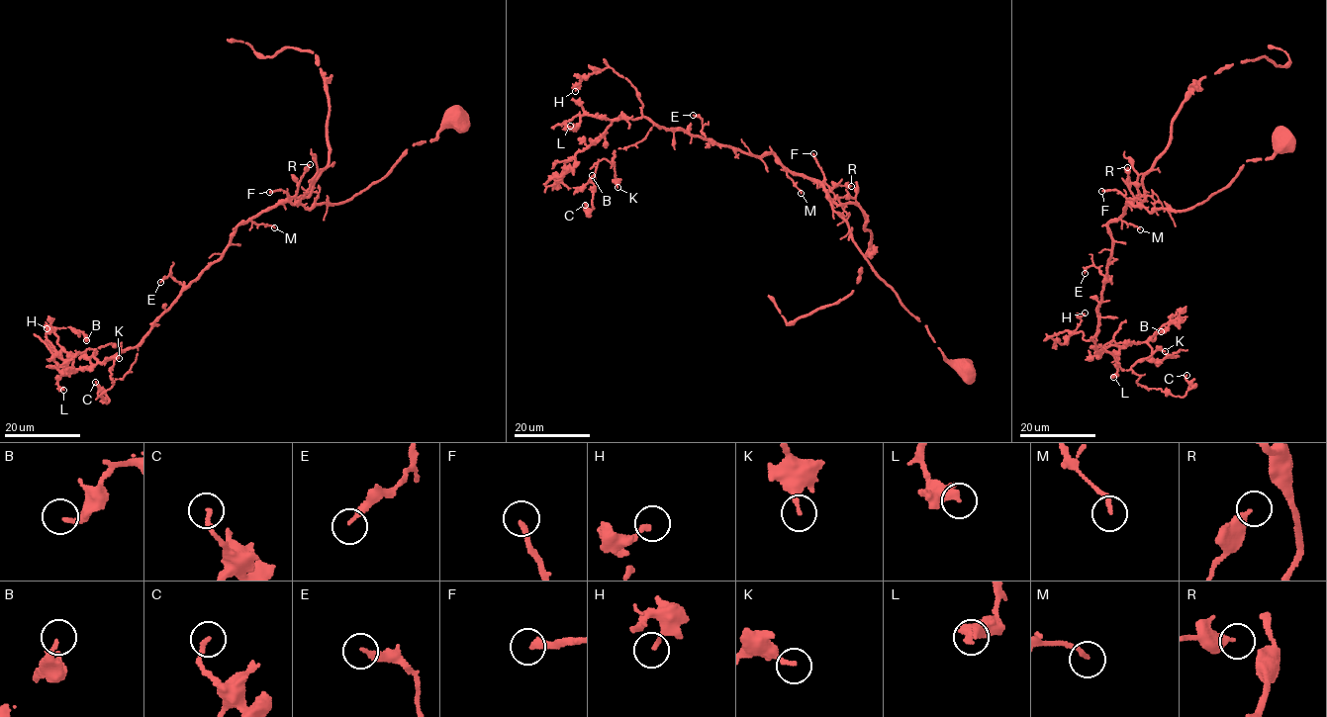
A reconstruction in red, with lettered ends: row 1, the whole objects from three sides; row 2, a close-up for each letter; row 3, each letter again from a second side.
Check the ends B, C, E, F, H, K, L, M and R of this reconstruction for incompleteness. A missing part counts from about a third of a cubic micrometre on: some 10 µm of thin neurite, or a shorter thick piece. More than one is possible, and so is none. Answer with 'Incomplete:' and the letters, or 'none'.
Incomplete: none

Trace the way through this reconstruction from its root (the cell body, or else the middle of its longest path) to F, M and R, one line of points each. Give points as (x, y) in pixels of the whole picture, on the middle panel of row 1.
F: (964, 370), (947, 359), (926, 326), (907, 311), (860, 250), (848, 223), (832, 208), (813, 153)
M: (964, 370), (947, 359), (926, 326), (872, 268), (822, 185), (786, 168), (801, 193)
R: (964, 370), (947, 359), (926, 326), (877, 274), (848, 223), (832, 208), (828, 192), (838, 185), (851, 186)

